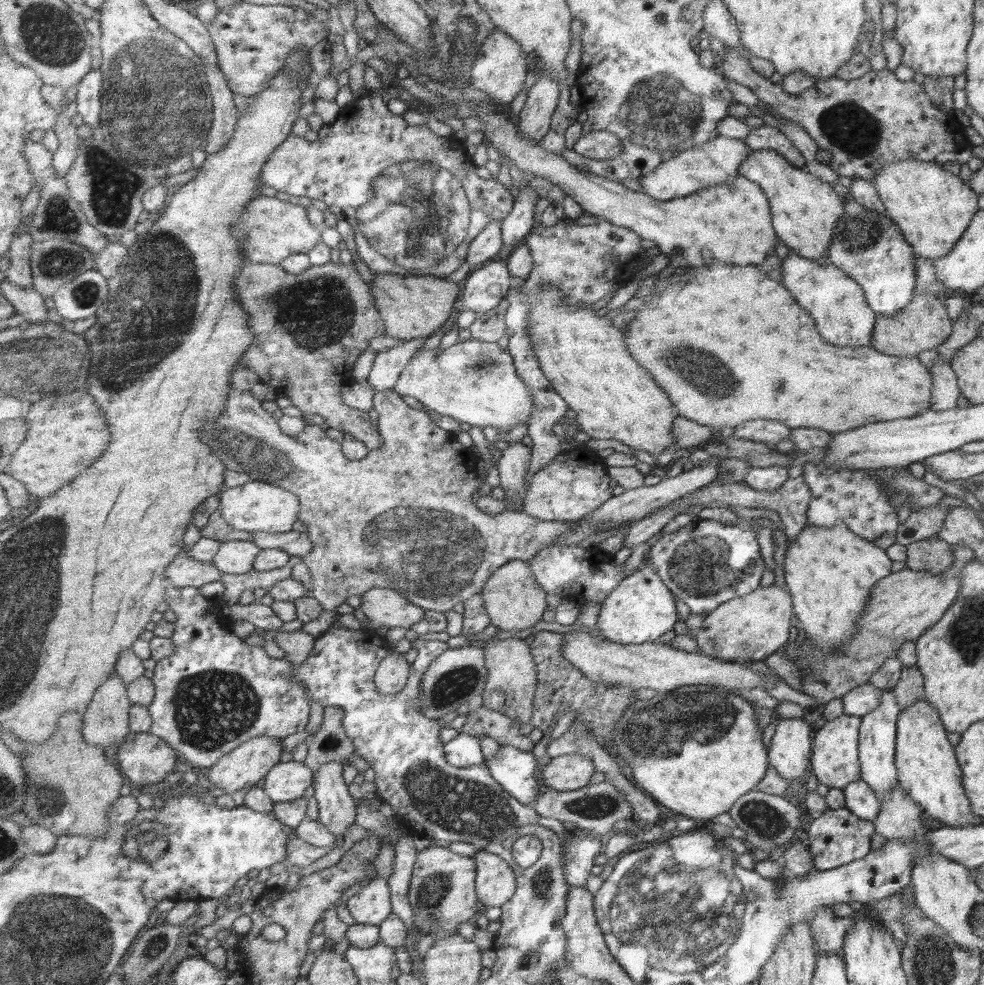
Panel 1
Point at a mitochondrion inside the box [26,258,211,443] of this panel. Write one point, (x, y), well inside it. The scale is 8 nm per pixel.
(87, 293)

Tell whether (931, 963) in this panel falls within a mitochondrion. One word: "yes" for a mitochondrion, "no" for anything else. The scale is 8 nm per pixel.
yes

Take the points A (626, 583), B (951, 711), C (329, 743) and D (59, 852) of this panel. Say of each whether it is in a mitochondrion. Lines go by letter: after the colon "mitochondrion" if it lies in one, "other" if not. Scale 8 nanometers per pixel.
A: other
B: other
C: other
D: other

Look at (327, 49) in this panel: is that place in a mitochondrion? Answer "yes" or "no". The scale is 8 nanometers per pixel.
no

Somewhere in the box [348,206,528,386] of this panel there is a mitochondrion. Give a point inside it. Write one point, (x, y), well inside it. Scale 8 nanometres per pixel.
(486, 366)

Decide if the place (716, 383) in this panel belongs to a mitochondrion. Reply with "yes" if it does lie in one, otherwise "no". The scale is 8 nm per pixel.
yes

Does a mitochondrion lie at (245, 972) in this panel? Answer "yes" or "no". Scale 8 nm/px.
no

